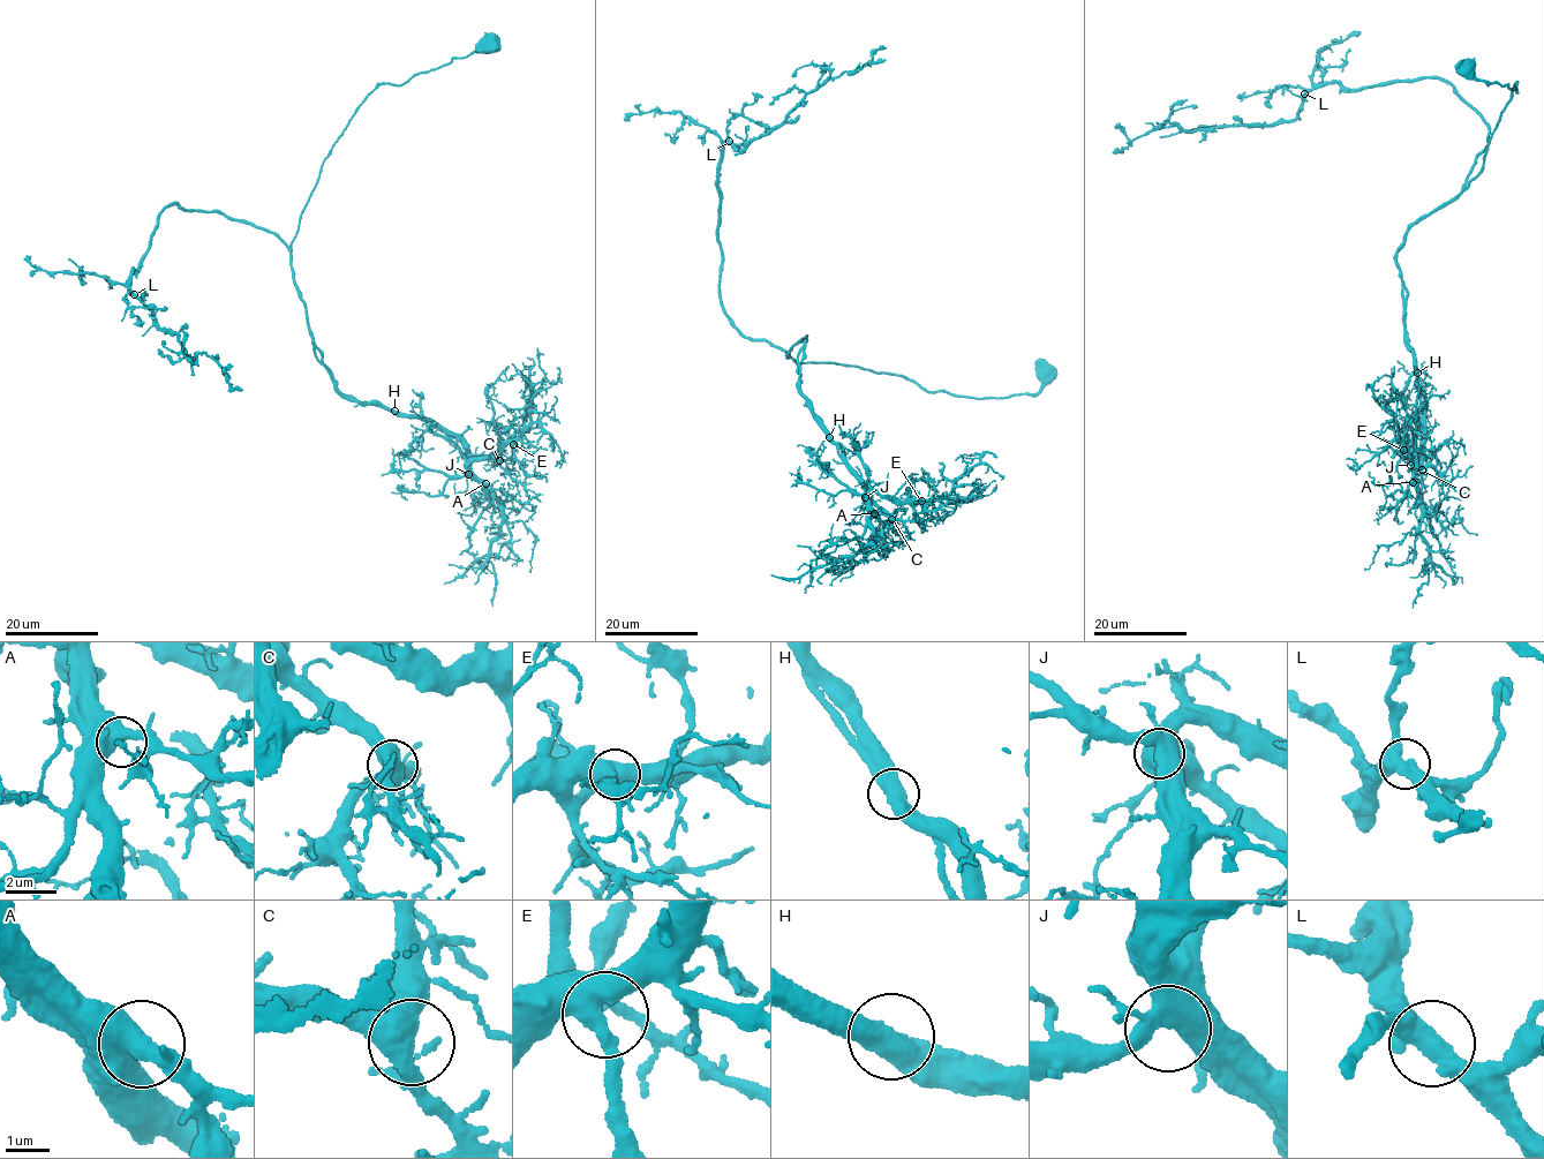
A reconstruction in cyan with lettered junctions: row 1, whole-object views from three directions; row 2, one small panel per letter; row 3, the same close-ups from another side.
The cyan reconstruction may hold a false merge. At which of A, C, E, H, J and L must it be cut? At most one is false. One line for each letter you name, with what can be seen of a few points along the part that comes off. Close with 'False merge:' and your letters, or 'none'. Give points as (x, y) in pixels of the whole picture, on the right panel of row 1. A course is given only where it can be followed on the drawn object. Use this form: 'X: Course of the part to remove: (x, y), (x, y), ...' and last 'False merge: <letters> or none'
False merge: none

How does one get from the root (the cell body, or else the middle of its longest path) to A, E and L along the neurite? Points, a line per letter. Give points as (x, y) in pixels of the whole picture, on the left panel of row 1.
A: (490, 45), (366, 98), (323, 162), (290, 251), (333, 386), (437, 424), (486, 483)
E: (490, 45), (366, 98), (323, 162), (290, 261), (337, 390), (437, 424), (461, 443), (466, 466), (513, 444)
L: (490, 45), (366, 98), (323, 162), (291, 248), (218, 212), (165, 209), (128, 277), (134, 294)

